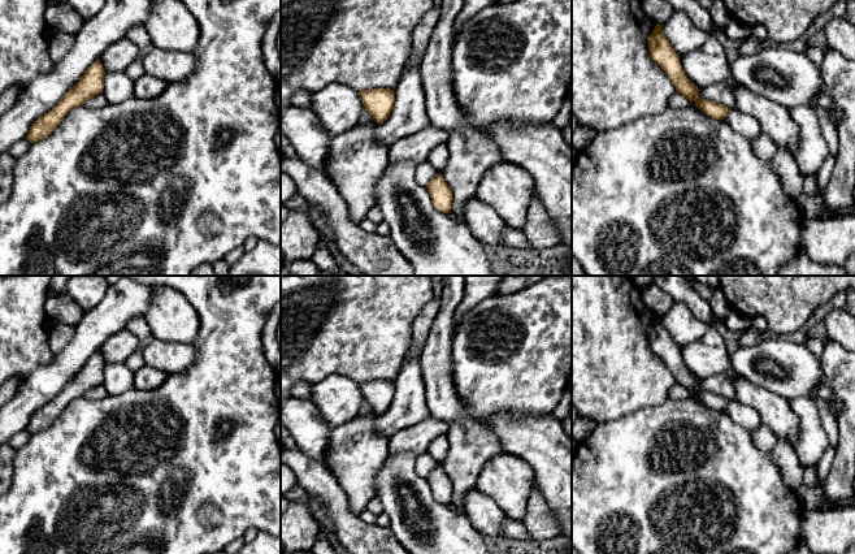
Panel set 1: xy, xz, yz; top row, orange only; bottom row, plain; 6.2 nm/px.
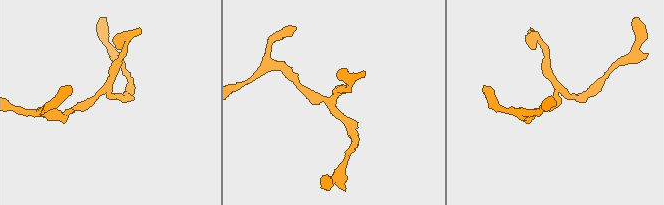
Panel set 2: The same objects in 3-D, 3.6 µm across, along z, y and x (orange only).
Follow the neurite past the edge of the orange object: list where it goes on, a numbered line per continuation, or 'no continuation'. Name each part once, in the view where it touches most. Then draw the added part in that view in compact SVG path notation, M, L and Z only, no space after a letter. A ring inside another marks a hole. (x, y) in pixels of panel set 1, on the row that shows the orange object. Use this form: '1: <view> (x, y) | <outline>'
no continuation

